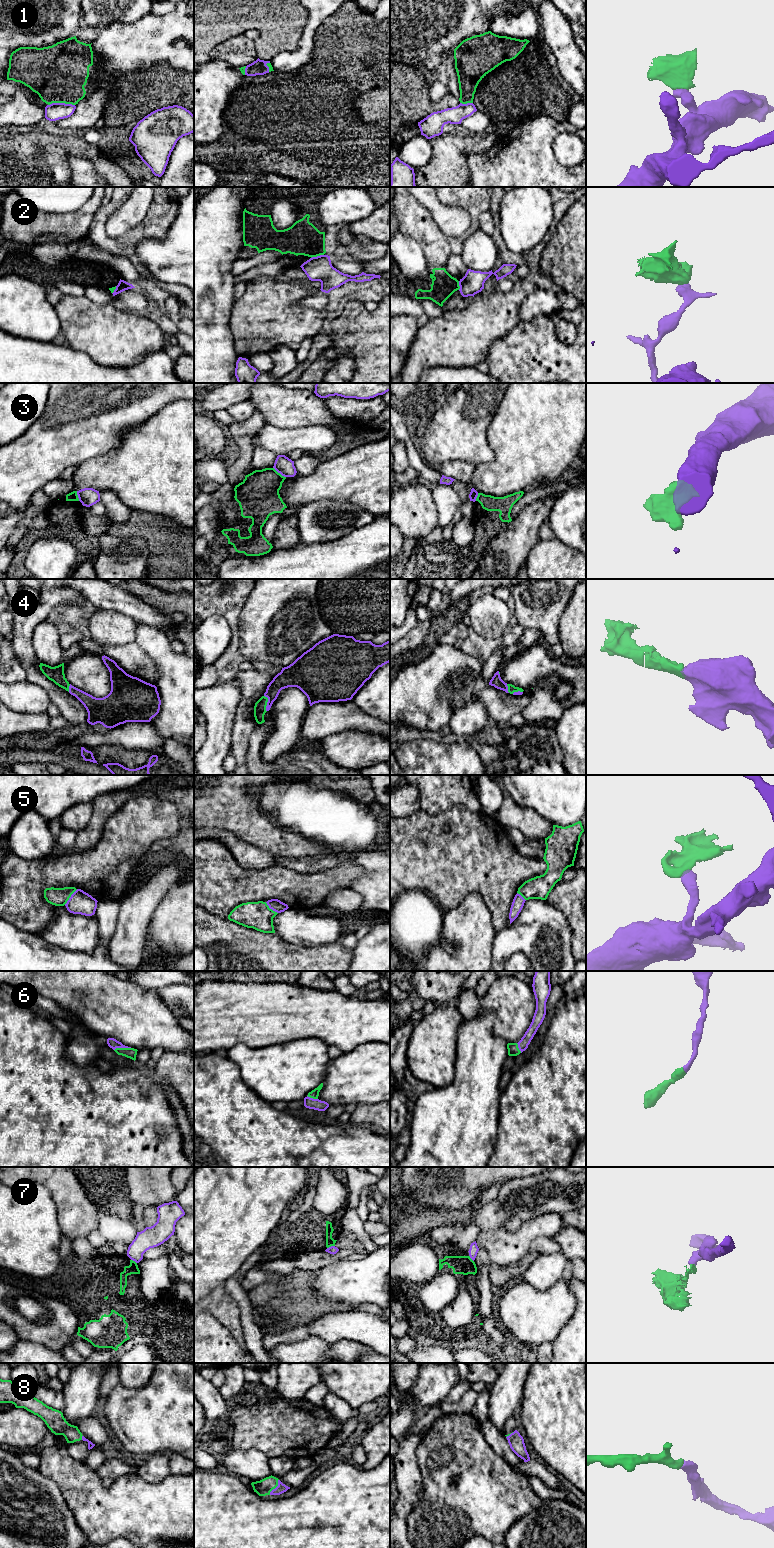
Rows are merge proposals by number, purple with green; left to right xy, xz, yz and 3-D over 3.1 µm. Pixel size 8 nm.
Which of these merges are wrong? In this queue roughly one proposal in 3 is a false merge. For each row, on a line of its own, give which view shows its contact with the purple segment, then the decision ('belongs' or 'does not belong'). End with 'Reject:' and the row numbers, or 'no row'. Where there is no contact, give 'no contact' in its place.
1: meets purple in xy; does not belong
2: meets purple in xz; does not belong
3: meets purple in xz; does not belong
4: meets purple in xz; belongs
5: meets purple in xy; does not belong
6: meets purple in xy; belongs
7: meets purple in xz; does not belong
8: meets purple in xz; belongs
Reject: 1, 2, 3, 5, 7

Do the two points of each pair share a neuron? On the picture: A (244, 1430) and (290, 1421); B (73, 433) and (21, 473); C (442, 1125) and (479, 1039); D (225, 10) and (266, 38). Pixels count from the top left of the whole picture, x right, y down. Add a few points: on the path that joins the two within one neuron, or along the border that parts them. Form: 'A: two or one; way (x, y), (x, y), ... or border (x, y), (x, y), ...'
A: one; way (255, 1426), (279, 1426)
B: one; way (60, 438), (34, 460)
C: one; way (463, 1104), (474, 1093), (479, 1060)
D: one; way (236, 10), (243, 10), (260, 27)

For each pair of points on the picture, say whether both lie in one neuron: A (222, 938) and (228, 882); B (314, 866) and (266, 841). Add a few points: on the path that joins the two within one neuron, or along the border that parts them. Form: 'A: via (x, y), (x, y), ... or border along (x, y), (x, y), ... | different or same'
A: border along (204, 908), (212, 914), (227, 918) | different
B: border along (321, 852), (316, 856), (302, 857), (275, 855) | different

